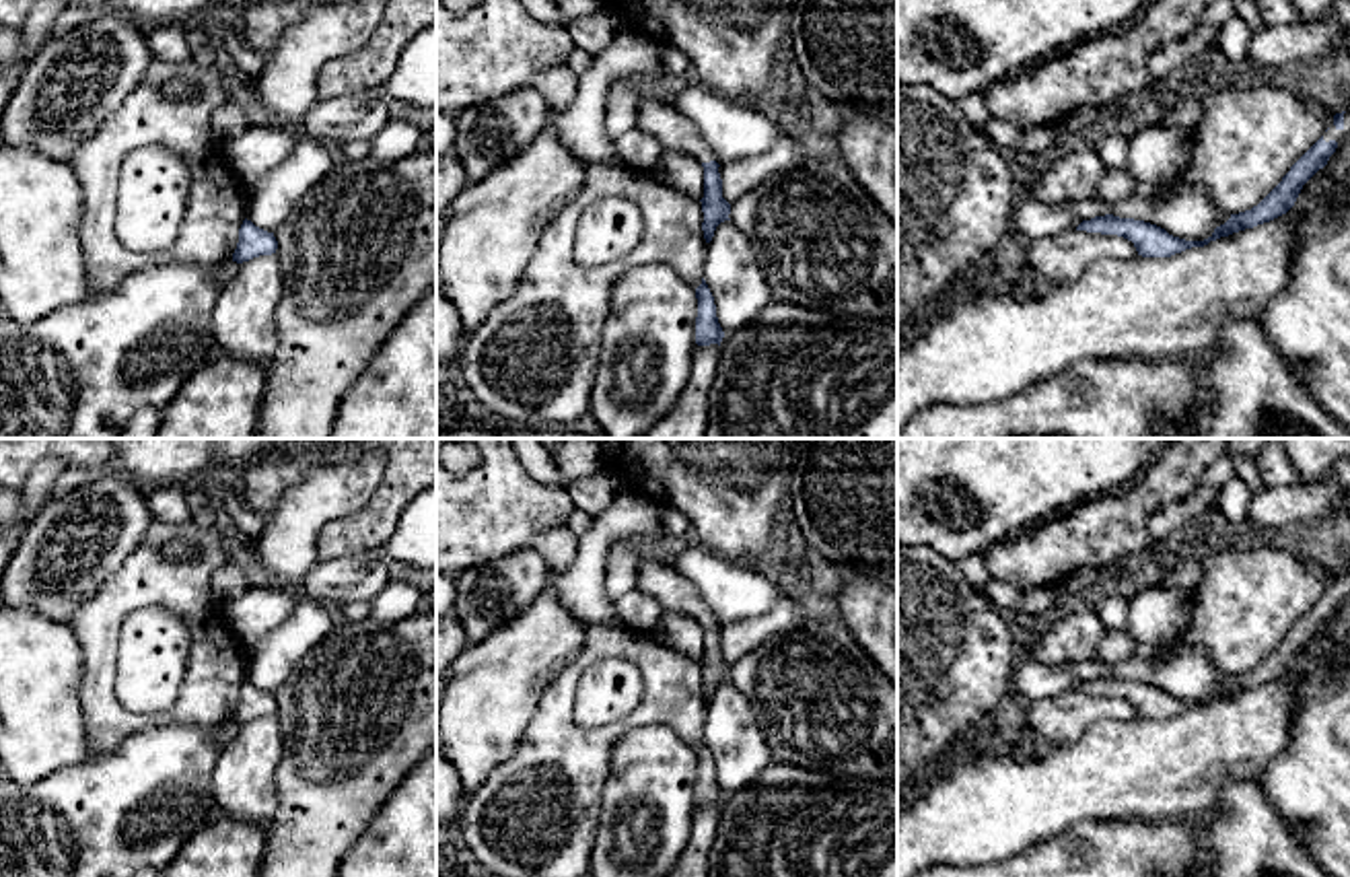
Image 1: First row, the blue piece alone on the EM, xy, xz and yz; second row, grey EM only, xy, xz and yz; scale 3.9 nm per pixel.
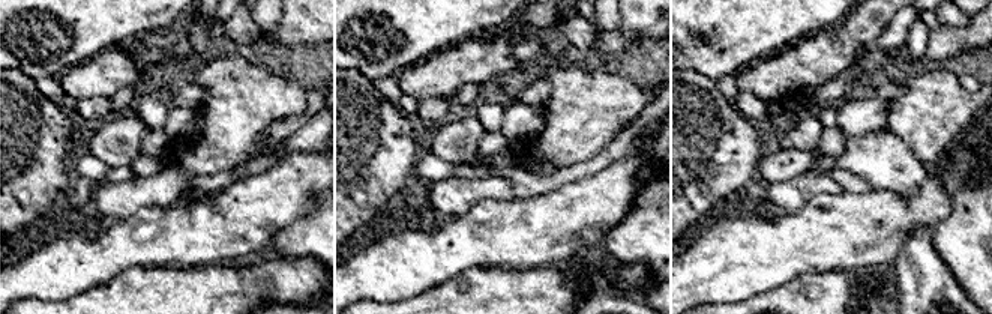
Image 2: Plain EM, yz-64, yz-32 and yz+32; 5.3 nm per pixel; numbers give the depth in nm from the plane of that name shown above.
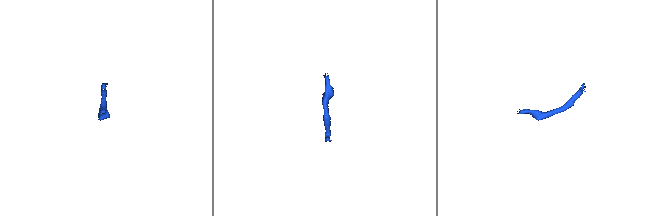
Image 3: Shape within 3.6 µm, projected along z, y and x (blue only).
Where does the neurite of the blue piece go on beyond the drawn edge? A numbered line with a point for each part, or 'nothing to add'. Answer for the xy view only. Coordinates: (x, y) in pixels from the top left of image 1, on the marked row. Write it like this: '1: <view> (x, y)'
nothing to add

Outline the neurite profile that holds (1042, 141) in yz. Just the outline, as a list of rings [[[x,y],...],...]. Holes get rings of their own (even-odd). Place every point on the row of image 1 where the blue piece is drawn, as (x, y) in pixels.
[[[1056,126],[1021,128],[1021,140],[1017,150],[1047,159],[1058,148],[1062,148],[1062,140],[1064,136]]]

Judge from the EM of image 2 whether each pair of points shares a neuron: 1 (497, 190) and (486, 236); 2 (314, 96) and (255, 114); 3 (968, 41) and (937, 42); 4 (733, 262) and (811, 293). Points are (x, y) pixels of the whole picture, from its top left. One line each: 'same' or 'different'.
1: different
2: different
3: same
4: different

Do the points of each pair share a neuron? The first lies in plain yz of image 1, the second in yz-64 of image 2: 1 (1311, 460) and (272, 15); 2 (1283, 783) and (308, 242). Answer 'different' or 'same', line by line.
1: different
2: same

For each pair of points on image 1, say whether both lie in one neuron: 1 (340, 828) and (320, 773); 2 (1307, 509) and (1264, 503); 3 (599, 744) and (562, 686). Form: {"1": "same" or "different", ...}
{"1": "same", "2": "same", "3": "same"}

